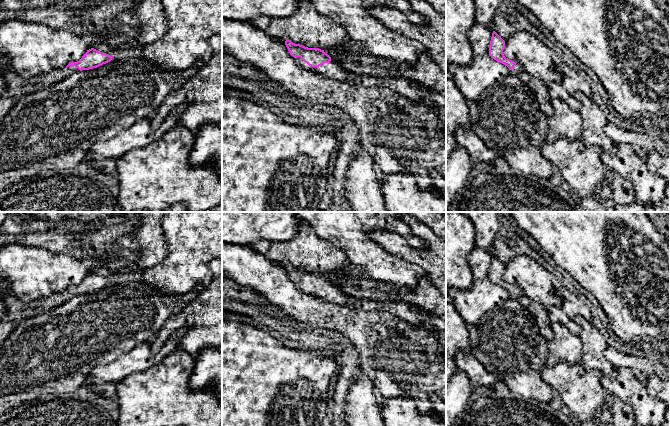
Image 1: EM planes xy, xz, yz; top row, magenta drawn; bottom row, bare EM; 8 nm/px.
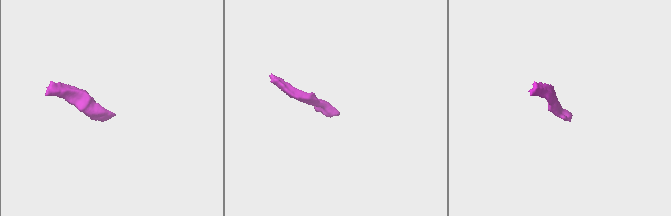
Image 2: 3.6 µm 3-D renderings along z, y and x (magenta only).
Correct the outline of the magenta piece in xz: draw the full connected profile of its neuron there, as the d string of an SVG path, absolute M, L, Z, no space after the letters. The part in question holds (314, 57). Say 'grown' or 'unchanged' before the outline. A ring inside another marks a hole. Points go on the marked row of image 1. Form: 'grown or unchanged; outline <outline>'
grown; outline M286 40L285 45L290 55L302 68L341 82L351 80L351 76L335 63L324 50L308 48L290 40Z

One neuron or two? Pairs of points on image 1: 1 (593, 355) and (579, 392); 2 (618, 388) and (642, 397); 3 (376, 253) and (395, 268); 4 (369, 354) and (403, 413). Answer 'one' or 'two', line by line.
1: two
2: one
3: one
4: two

